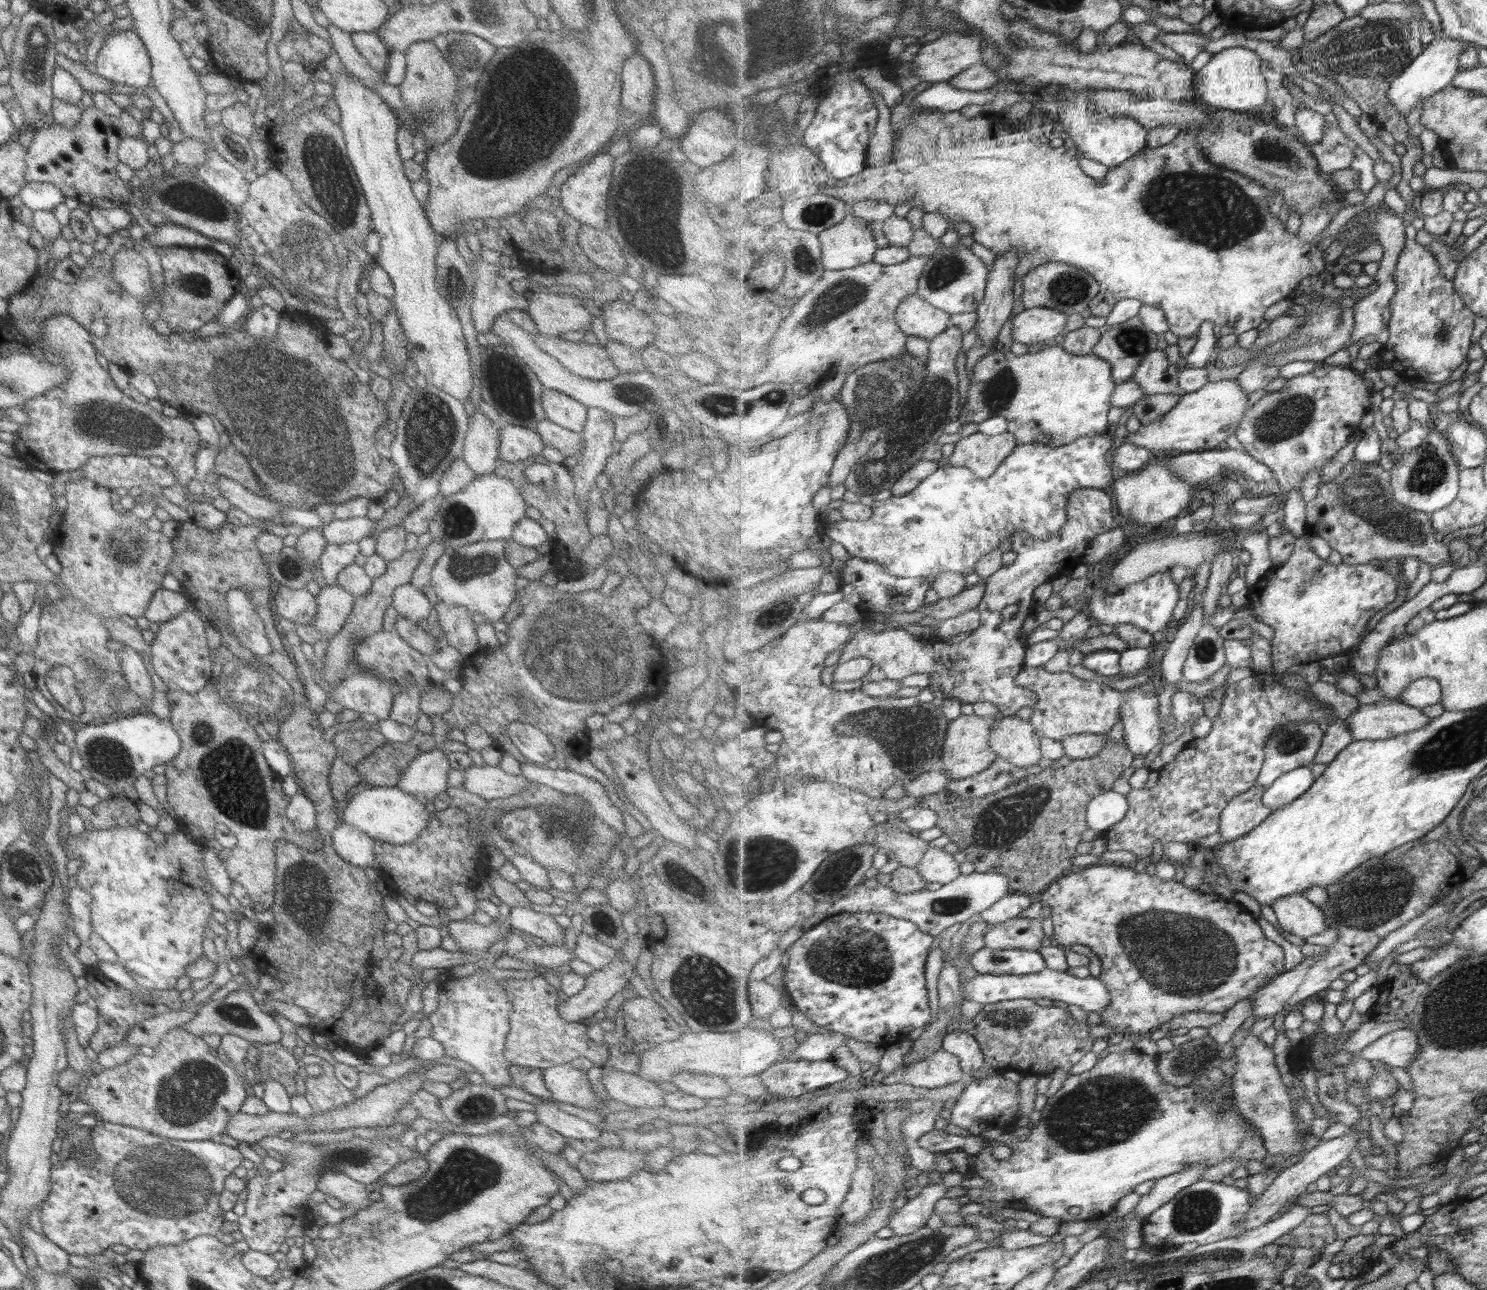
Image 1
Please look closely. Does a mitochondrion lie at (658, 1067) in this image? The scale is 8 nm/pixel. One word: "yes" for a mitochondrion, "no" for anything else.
no

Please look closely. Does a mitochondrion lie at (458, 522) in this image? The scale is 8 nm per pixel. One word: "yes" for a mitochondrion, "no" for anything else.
yes

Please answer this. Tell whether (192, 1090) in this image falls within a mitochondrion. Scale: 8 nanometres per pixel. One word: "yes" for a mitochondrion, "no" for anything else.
yes

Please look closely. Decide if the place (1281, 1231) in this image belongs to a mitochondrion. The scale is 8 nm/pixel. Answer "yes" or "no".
no

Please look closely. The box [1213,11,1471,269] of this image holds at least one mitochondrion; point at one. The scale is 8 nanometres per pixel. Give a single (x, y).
(1346, 48)

